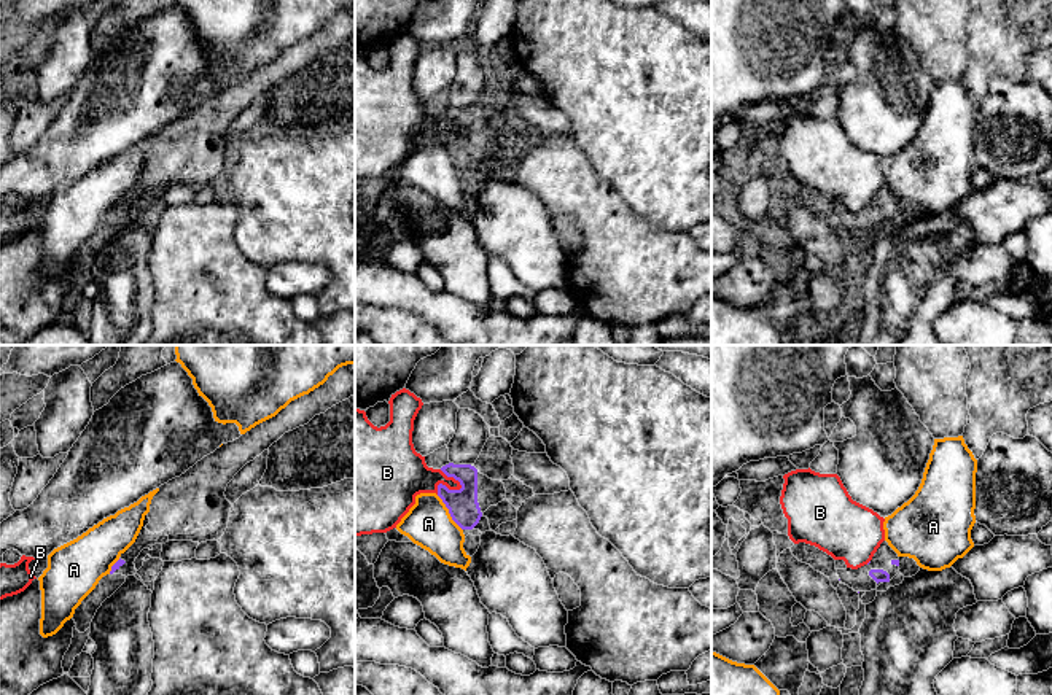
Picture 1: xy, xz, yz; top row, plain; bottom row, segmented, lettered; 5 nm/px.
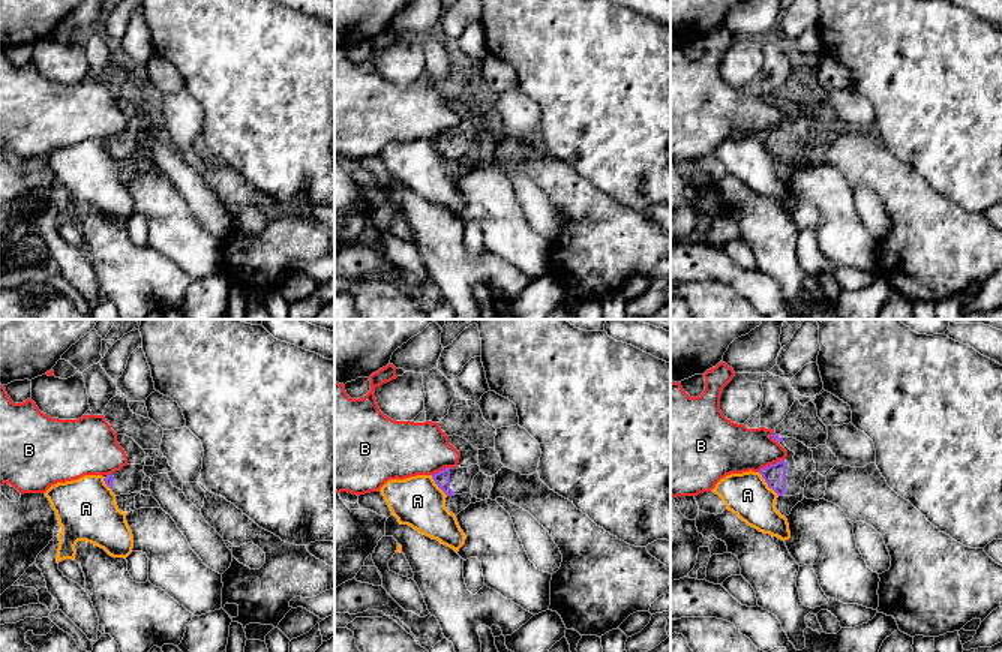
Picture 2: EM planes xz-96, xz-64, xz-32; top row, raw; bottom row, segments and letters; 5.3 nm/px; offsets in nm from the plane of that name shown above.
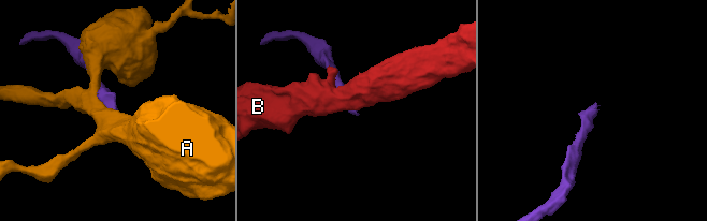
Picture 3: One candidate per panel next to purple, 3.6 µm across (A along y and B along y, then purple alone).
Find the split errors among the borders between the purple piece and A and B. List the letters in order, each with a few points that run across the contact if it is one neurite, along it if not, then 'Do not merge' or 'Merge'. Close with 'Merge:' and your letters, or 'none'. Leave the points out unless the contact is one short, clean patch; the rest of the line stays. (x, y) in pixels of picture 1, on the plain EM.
A: Do not merge
B: Line: xz (440, 113), (452, 120), (462, 131). Do not merge
Merge: none

